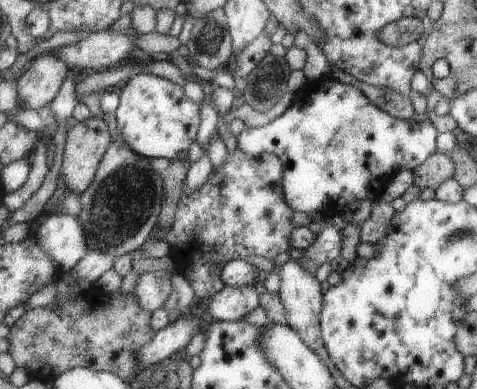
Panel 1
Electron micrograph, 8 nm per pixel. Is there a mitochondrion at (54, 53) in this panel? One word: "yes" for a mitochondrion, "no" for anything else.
no

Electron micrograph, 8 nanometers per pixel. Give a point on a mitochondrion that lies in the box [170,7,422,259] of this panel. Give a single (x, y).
(209, 40)

